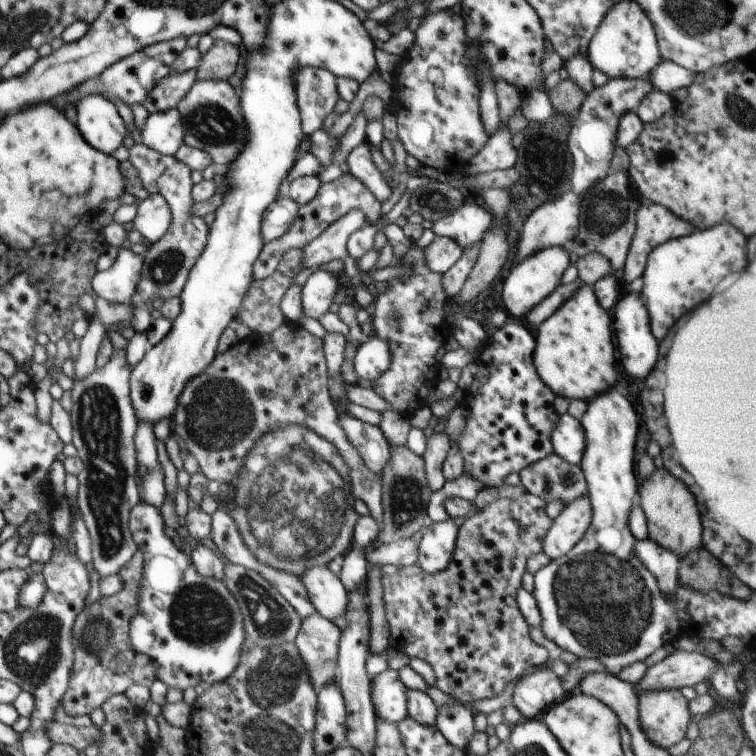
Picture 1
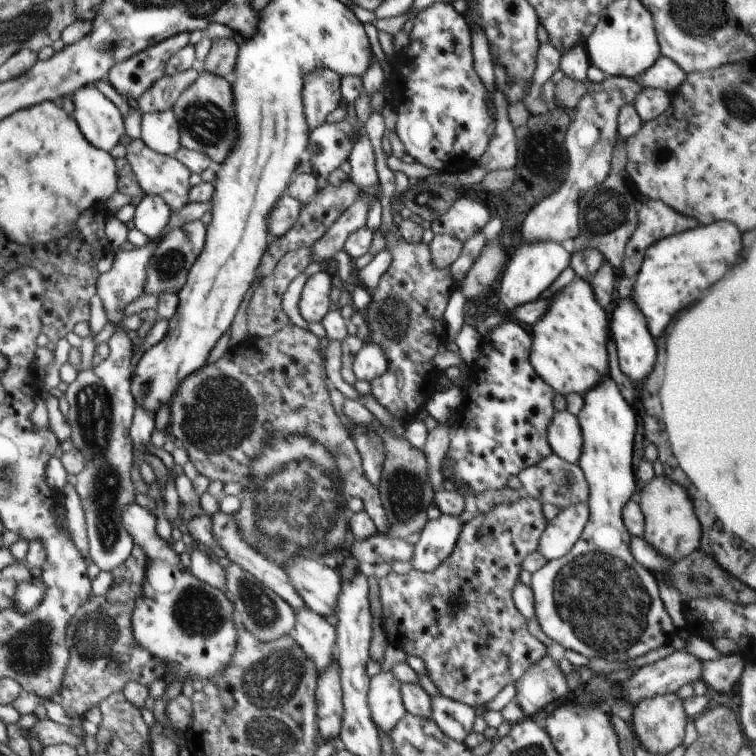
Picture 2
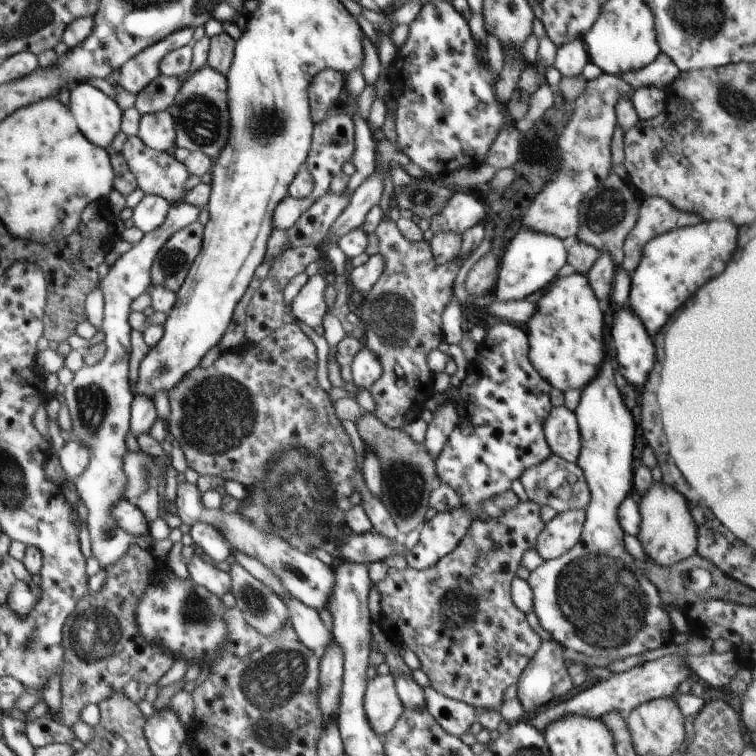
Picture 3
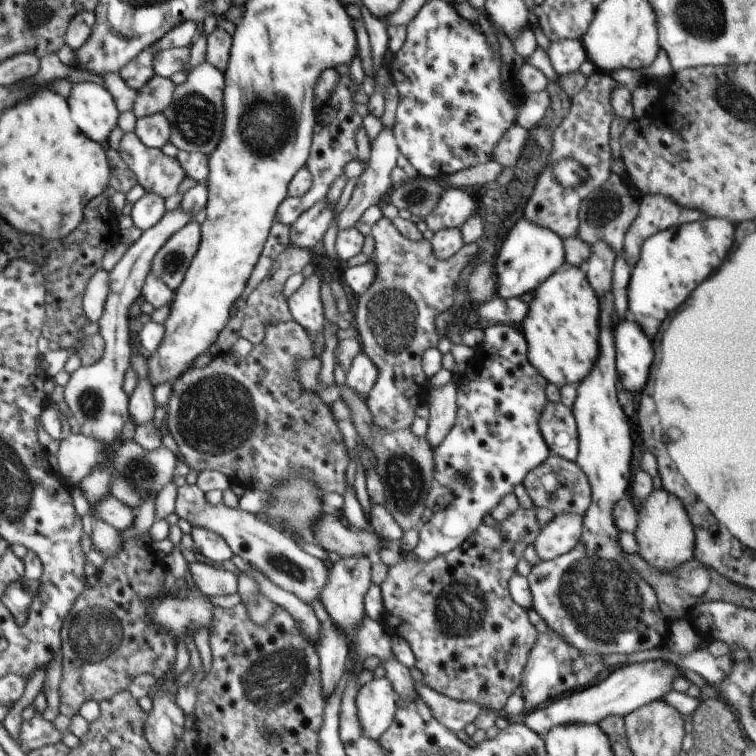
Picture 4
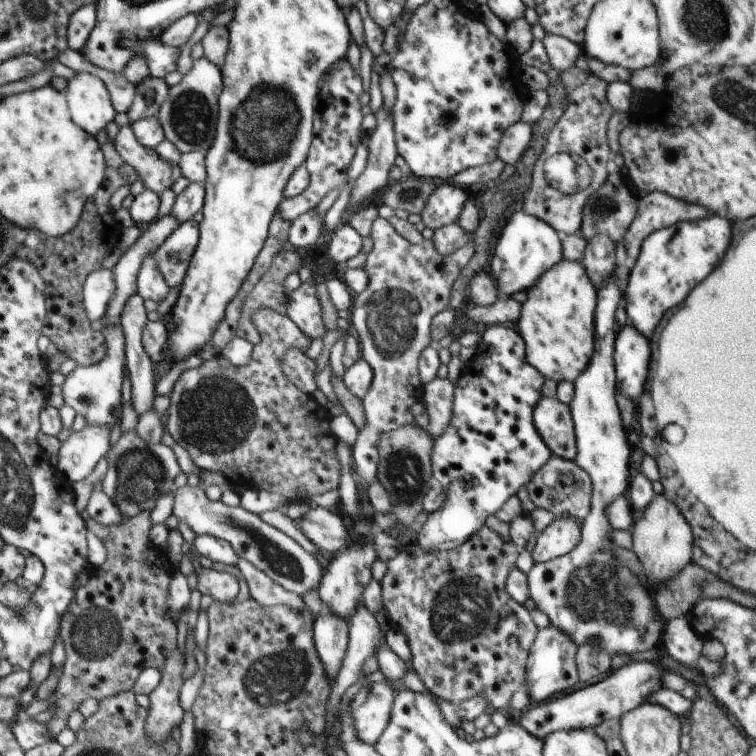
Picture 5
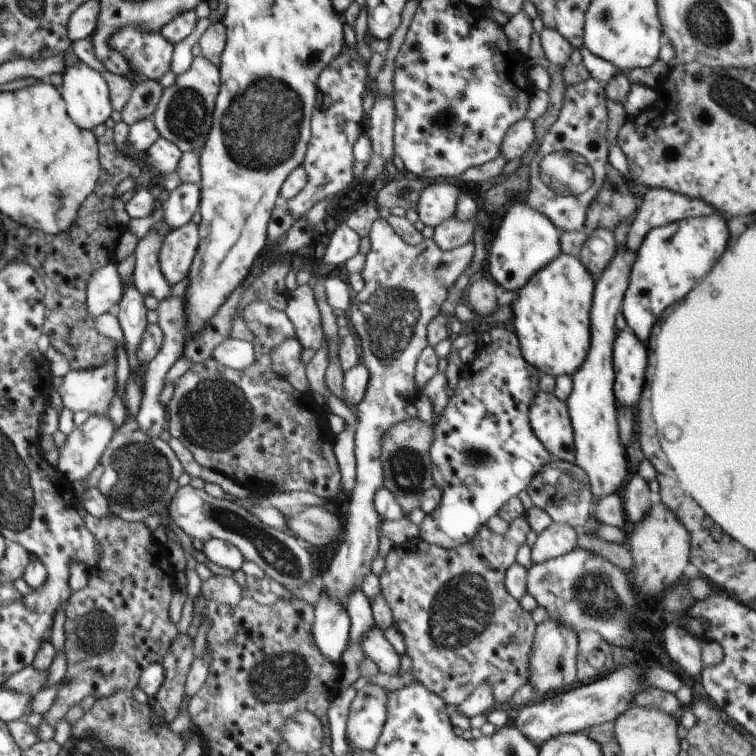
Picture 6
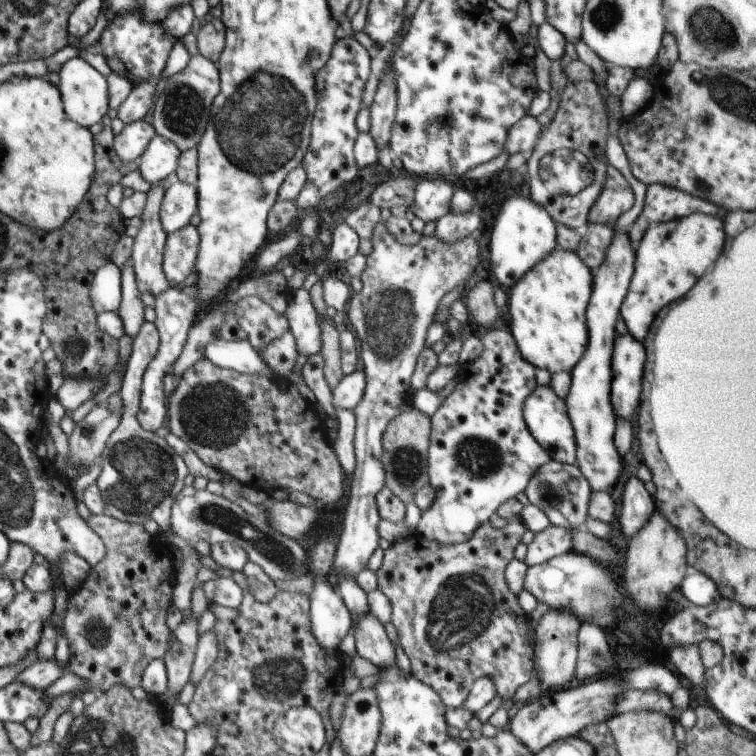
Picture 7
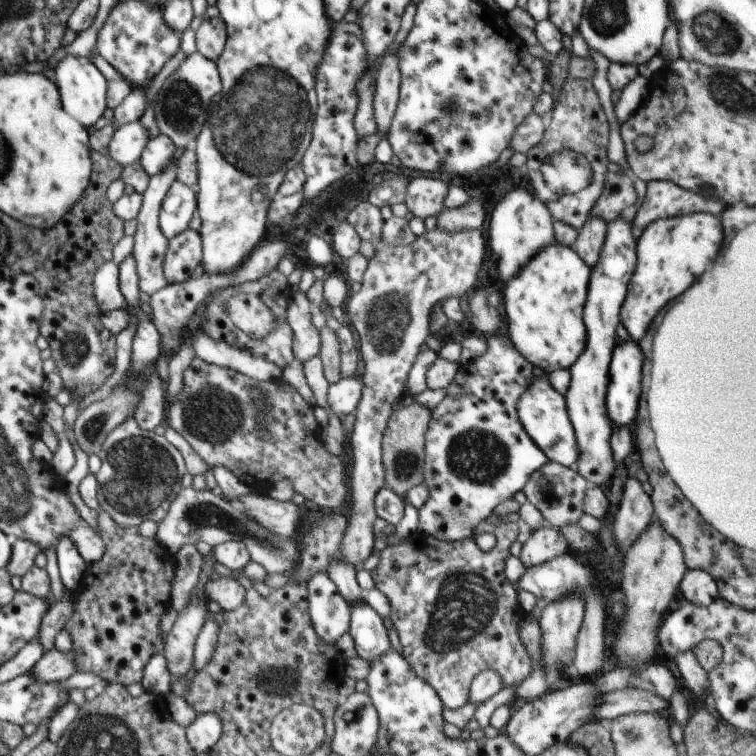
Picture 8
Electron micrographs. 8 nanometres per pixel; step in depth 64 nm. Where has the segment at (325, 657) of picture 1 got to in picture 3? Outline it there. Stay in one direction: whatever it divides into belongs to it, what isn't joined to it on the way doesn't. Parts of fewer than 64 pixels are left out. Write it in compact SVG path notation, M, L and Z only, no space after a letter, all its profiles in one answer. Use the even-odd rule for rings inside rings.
M292 596L280 598L288 605L287 613L292 616L293 629L299 641L321 658L325 648L332 642L333 635L320 619L318 611Z

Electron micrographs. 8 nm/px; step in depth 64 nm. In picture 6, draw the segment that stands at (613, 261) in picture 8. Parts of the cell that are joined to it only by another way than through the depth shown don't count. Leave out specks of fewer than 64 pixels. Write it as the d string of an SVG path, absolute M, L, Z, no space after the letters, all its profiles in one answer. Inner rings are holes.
M616 252L612 262L603 270L595 283L594 298L590 311L591 320L591 345L582 366L573 374L573 389L567 400L570 420L573 426L575 440L575 463L588 475L591 491L593 494L593 504L608 495L614 495L624 484L628 466L626 465L626 445L620 440L617 398L615 397L613 386L615 383L613 365L613 344L616 340L618 328L615 320L621 310L626 289L629 285L629 276L632 268L633 256L621 255Z

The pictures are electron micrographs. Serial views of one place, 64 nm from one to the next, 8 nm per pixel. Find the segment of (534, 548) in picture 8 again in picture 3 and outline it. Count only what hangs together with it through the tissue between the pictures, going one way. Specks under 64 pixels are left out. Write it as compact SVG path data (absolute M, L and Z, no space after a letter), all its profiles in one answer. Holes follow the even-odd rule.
M585 509L558 513L537 536L539 555L547 561L566 554L580 540L585 520Z

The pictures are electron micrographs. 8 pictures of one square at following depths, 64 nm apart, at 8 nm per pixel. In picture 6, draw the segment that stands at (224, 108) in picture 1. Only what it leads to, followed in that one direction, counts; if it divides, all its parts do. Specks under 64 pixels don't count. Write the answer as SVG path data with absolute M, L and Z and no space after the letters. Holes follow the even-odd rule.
M193 57L191 67L177 75L174 86L165 87L157 109L152 116L158 132L174 143L182 152L201 151L213 125L215 100L220 92L219 68L206 57Z

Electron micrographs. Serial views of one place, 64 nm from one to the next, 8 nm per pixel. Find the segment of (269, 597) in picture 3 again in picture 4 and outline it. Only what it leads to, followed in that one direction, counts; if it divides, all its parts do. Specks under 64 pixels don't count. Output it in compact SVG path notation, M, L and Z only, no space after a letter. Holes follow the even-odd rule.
M244 571L237 574L236 593L240 594L241 603L246 607L250 620L263 627L271 621L279 606L264 595L258 594L257 582Z

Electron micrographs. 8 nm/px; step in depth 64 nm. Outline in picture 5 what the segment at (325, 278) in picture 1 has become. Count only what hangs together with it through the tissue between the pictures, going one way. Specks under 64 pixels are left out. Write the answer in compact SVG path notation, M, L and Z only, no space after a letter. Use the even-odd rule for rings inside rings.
M312 278L301 282L298 289L286 296L287 306L283 310L311 340L322 338L327 331L321 317L322 309L317 297L316 284L316 280Z

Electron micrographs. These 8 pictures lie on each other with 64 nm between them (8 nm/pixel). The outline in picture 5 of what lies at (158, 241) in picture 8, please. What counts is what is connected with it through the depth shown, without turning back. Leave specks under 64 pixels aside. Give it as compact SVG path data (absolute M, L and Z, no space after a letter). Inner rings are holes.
M154 257L144 259L137 278L137 293L144 300L160 303L168 296L170 287L158 270Z

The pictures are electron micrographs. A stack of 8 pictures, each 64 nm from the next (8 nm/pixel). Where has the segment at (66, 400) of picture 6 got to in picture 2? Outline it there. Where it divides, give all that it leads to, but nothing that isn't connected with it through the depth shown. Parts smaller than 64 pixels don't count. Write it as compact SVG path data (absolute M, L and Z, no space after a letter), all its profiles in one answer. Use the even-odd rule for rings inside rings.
M206 201L203 203L188 203L179 212L171 211L171 217L168 226L164 229L163 236L160 239L155 239L154 241L149 240L148 246L134 247L132 250L119 248L115 253L115 259L113 260L111 269L108 272L100 273L99 280L97 280L97 295L102 300L103 307L105 308L105 313L107 314L107 319L116 324L124 318L123 308L134 299L137 299L142 293L144 288L144 283L146 282L146 269L150 258L152 258L152 253L154 248L158 243L162 243L163 238L176 227L180 228L183 224L187 222L192 222L202 218L204 212L210 212L212 201ZM119 327L108 340L108 344L111 350L109 357L91 369L78 372L77 378L69 384L65 391L65 396L70 405L67 413L67 421L71 428L69 445L86 456L86 468L82 473L78 473L72 478L85 512L90 557L100 570L112 572L130 556L135 545L130 533L122 526L122 513L125 507L135 502L136 496L134 485L130 479L132 460L134 460L130 427L133 423L133 414L137 404L131 393L132 341L130 341L126 331L124 332Z

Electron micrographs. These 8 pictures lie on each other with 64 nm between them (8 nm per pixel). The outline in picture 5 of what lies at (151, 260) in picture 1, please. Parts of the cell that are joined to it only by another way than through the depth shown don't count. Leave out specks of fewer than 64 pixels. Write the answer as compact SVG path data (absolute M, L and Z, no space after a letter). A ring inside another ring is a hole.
M131 126L119 127L115 147L118 154L123 158L123 161L126 164L132 165L140 180L144 182L144 186L159 196L163 191L172 189L172 184L183 176L178 164L166 162L166 160L158 156L158 153L153 148L146 148L143 144L140 144ZM190 220L180 223L153 254L158 270L170 288L182 284L198 243L199 224Z

